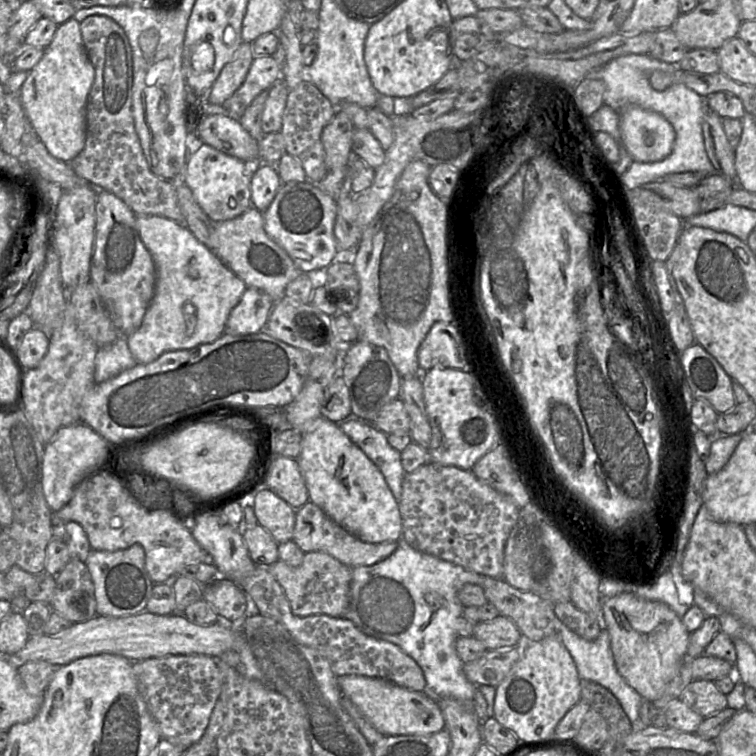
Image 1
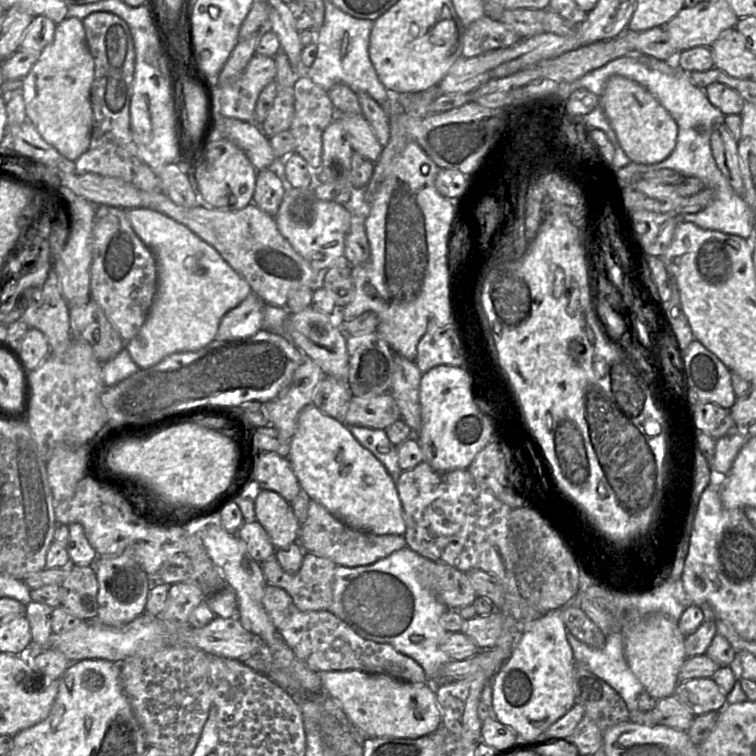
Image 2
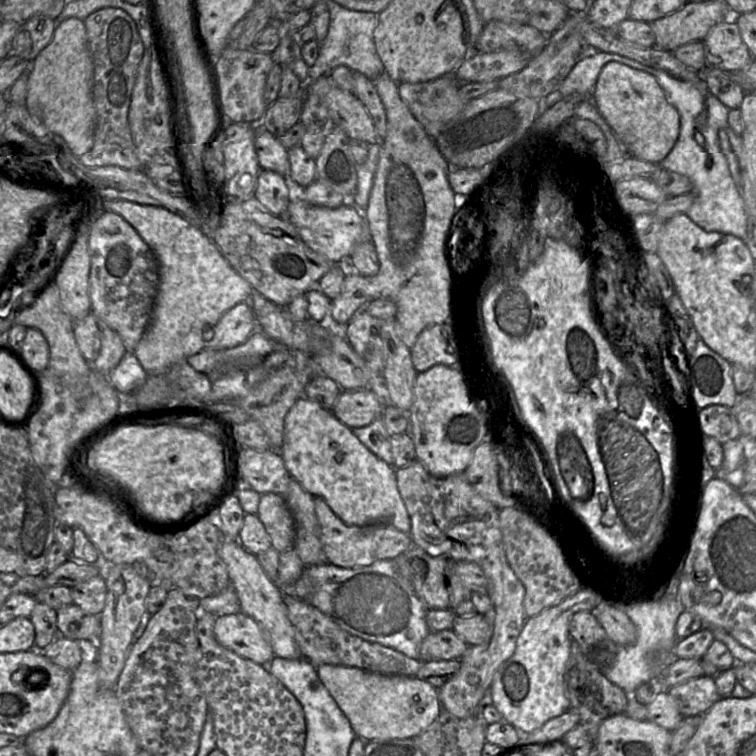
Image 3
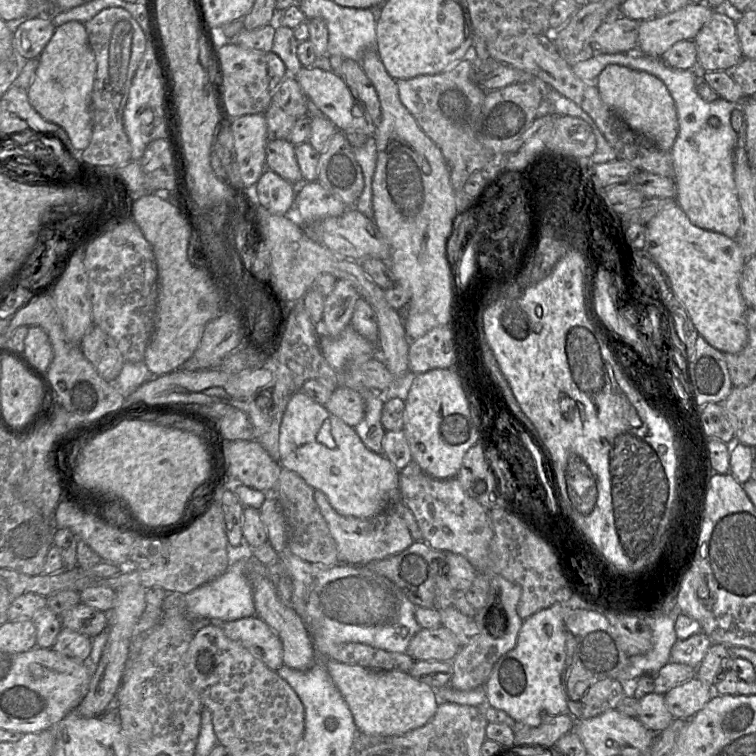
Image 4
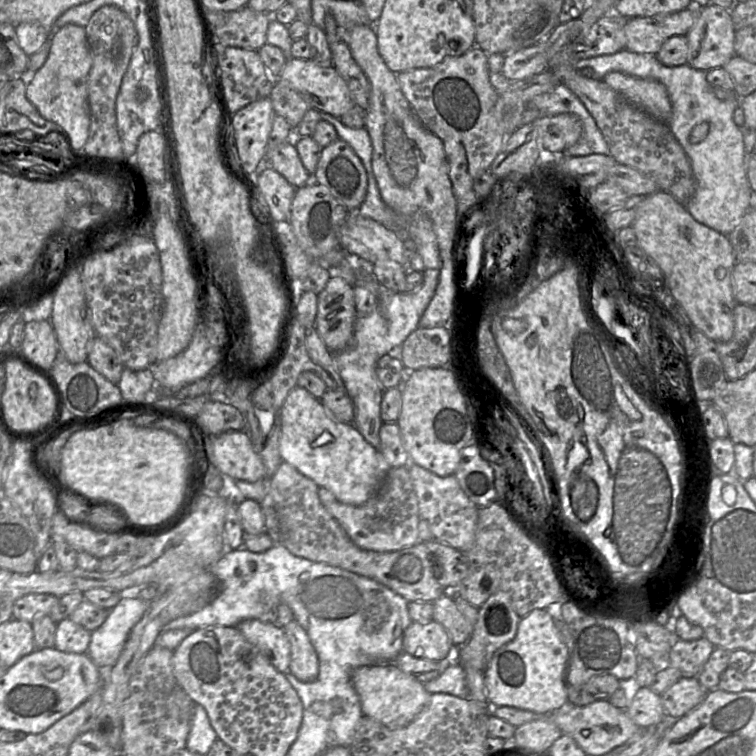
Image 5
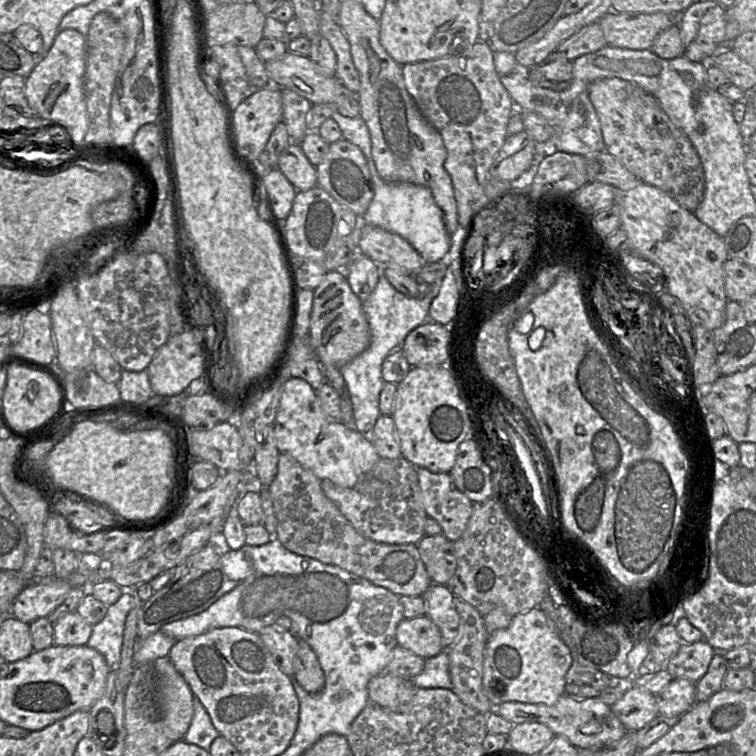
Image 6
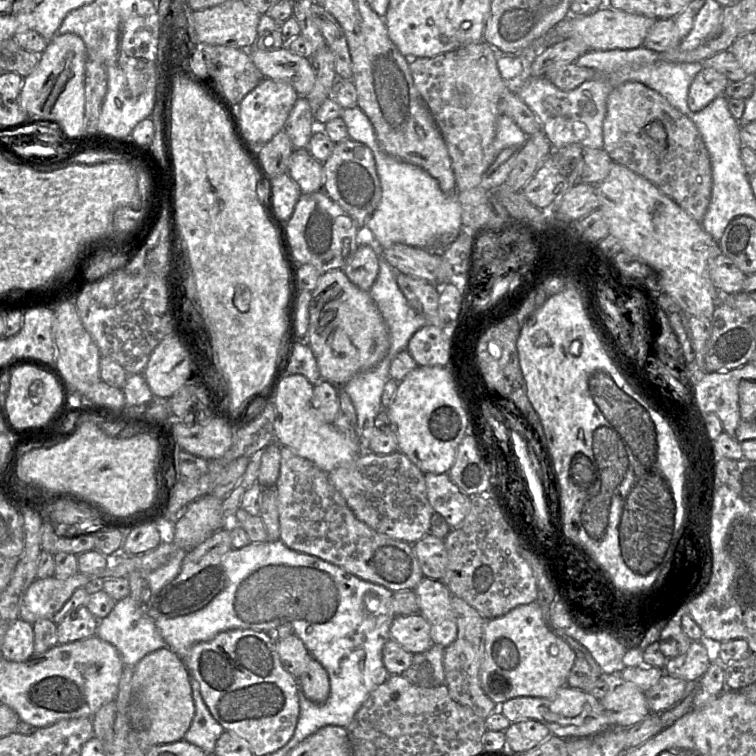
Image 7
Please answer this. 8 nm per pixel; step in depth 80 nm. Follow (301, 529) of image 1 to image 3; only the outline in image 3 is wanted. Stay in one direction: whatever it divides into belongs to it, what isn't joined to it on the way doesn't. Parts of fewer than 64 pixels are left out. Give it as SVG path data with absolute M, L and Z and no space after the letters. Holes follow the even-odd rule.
M314 497L313 501L320 527L320 541L330 564L343 568L369 566L379 560L394 559L413 545L409 534L398 530L390 523L347 525L330 509L323 498Z

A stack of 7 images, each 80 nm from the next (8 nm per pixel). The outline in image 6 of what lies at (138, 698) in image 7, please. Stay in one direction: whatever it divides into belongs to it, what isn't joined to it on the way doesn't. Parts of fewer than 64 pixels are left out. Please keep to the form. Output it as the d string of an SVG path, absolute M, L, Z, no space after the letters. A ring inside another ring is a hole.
M169 656L157 658L153 665L163 731L174 742L183 740L193 718L194 694Z

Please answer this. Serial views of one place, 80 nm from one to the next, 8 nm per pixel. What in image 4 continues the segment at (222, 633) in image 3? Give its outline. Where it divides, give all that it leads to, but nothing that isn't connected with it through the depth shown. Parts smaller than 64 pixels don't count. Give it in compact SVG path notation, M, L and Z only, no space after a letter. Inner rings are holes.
M259 617L224 622L221 627L229 639L240 642L269 669L277 671L284 664L279 636Z

